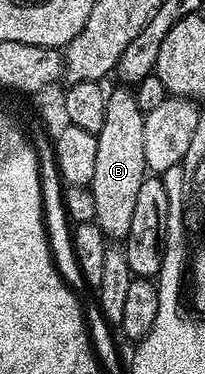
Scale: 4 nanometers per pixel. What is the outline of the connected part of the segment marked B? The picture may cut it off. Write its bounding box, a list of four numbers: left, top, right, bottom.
[90,87,148,242]

